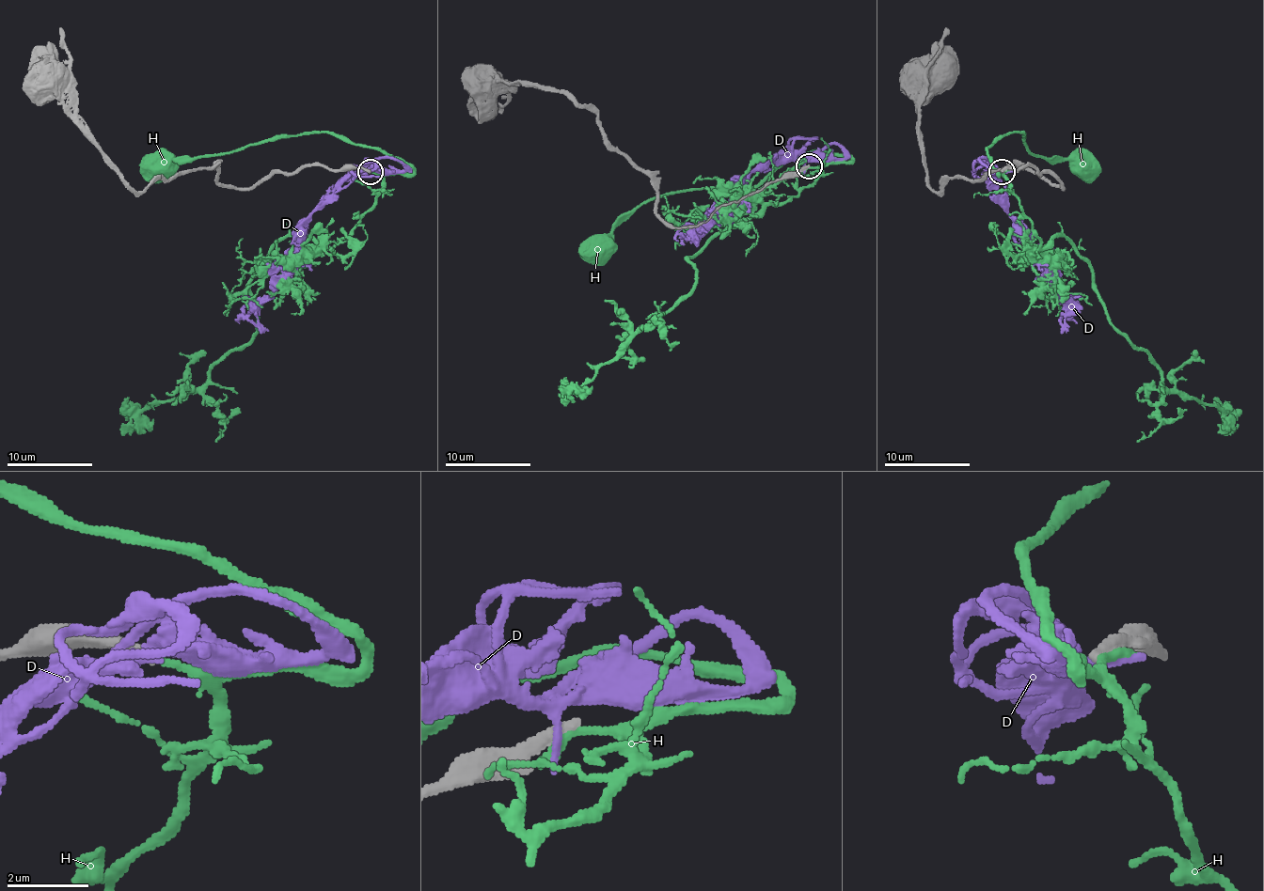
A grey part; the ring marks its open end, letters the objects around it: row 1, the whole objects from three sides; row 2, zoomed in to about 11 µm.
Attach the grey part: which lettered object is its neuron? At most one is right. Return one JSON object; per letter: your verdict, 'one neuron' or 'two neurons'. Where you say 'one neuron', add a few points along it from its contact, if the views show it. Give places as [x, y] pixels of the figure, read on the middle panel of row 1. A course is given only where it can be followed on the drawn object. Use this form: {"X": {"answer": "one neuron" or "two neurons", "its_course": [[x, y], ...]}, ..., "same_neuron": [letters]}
{"D": {"answer": "two neurons"}, "H": {"answer": "two neurons"}, "same_neuron": []}

